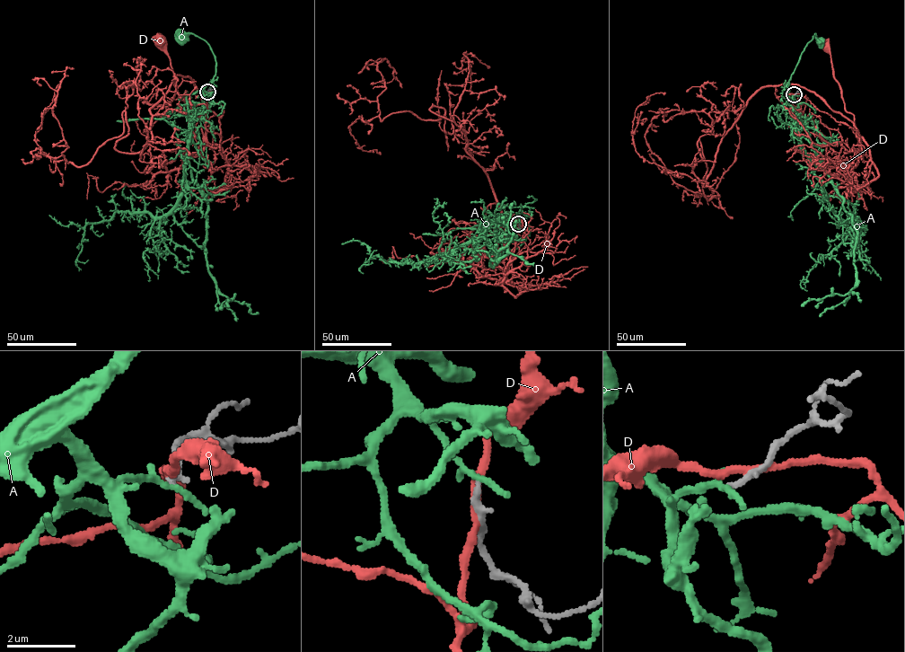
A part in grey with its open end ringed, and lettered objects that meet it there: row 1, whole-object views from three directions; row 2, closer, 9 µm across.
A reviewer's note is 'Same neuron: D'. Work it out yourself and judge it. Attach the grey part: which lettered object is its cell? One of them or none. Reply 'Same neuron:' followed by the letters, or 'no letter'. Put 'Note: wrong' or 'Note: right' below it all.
Same neuron: no letter
Note: wrong

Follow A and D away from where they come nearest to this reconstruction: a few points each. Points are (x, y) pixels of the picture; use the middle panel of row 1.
A: (519, 224), (515, 219), (529, 224), (530, 233), (524, 242), (516, 248), (503, 250), (496, 257), (496, 255)
D: (519, 225), (511, 282), (500, 282), (495, 271), (484, 268), (473, 257)

